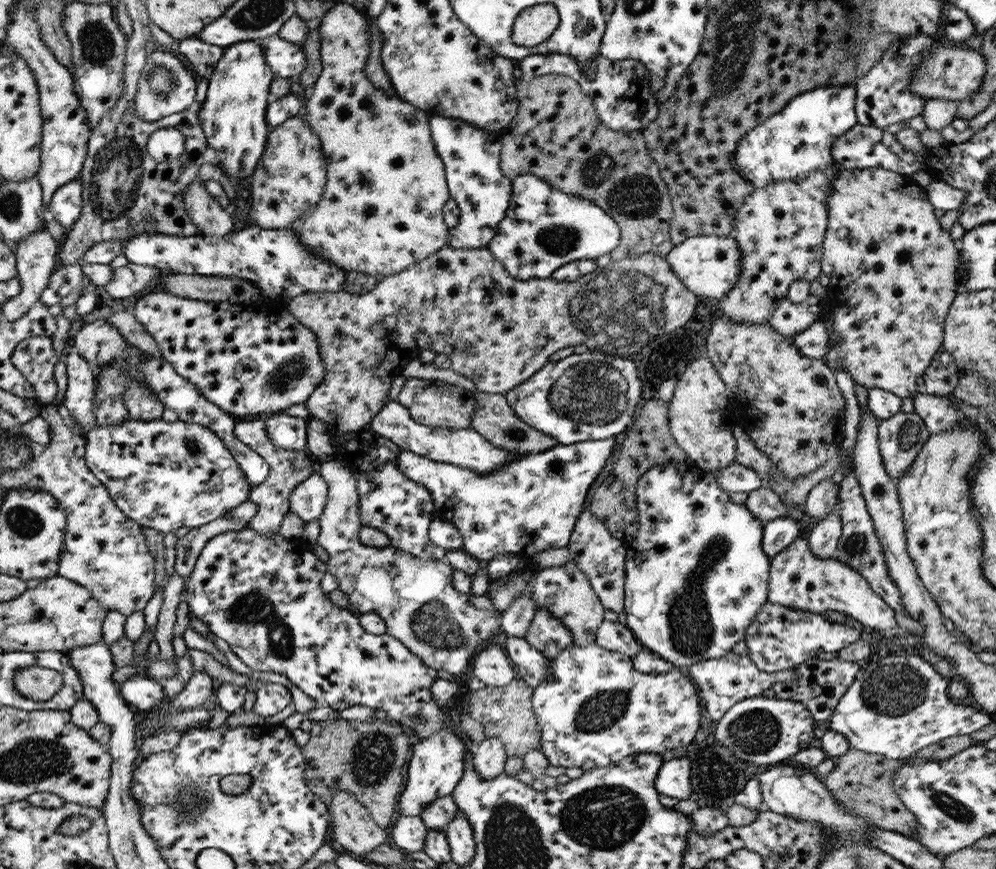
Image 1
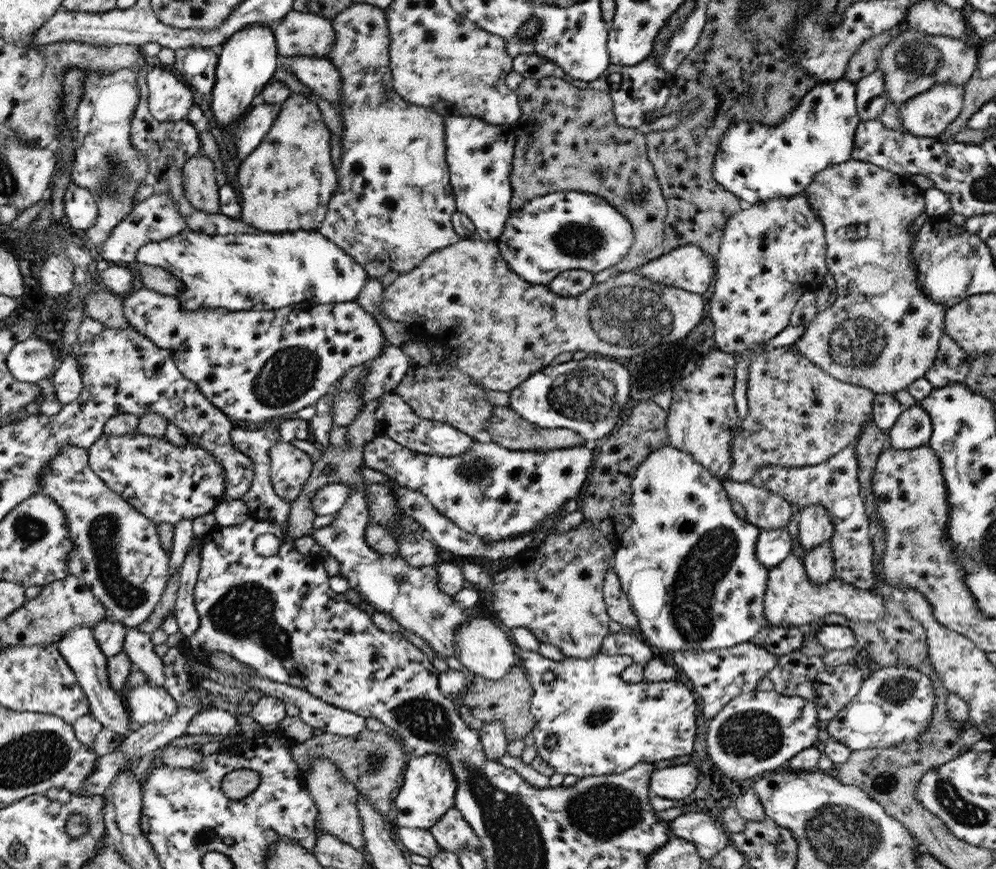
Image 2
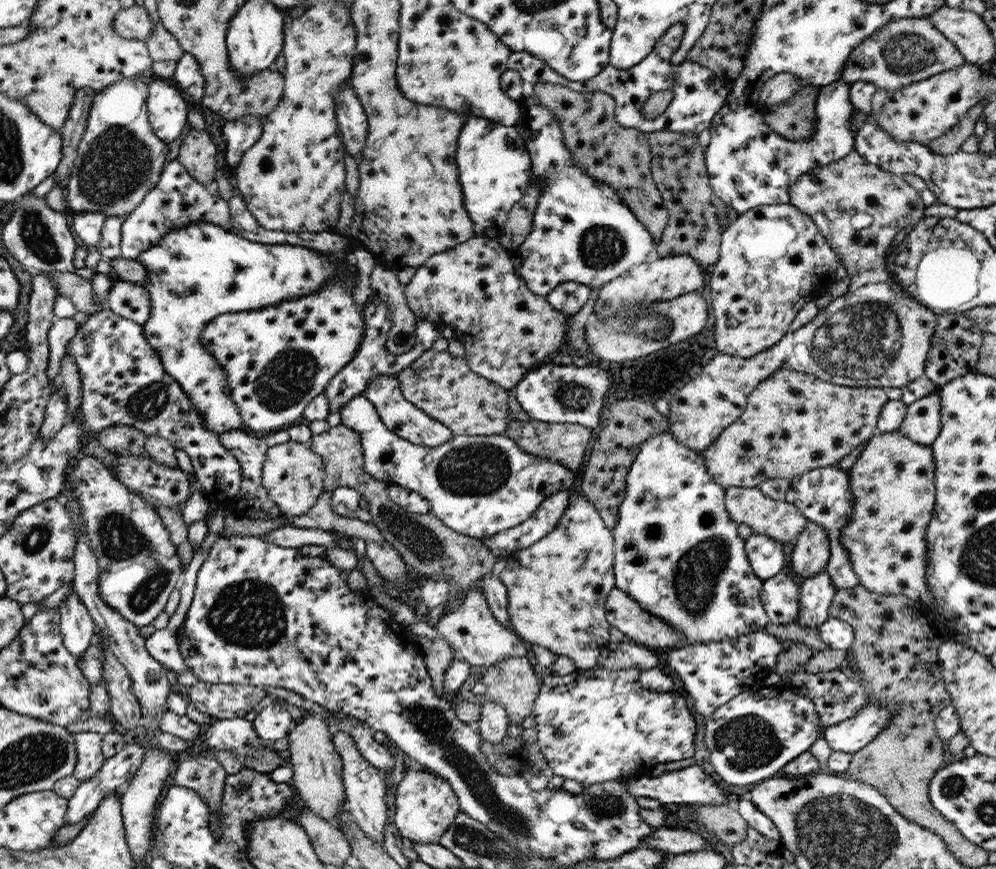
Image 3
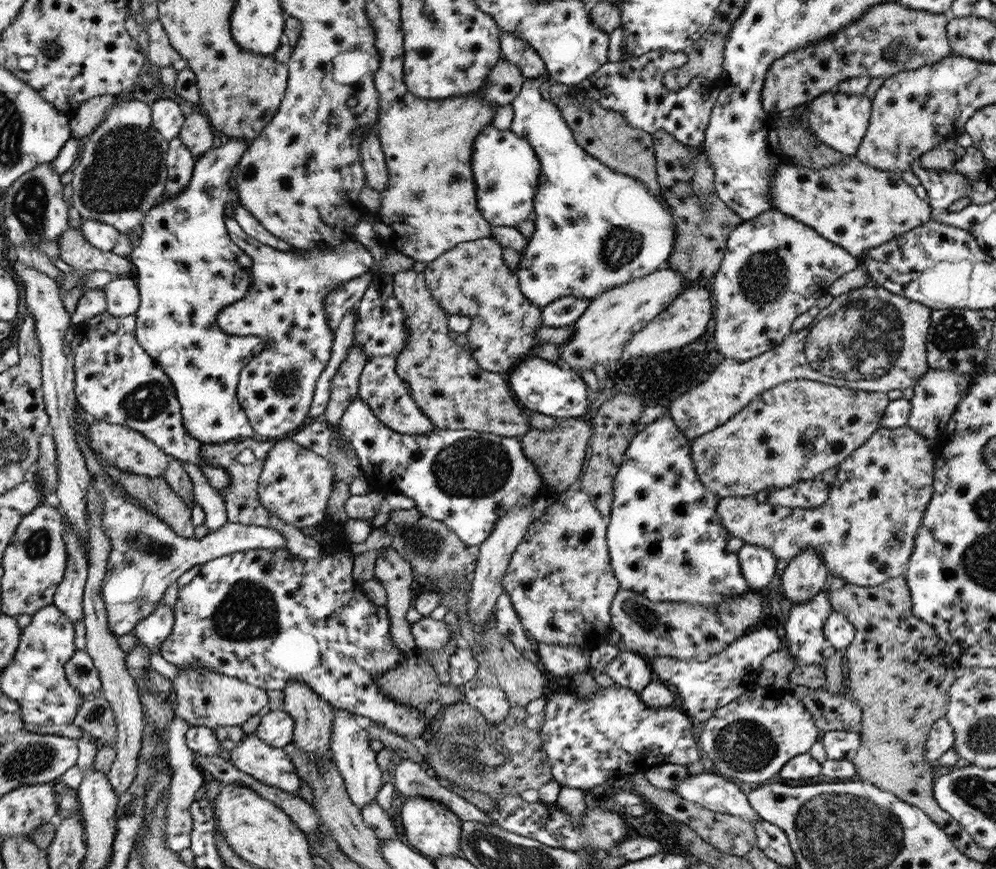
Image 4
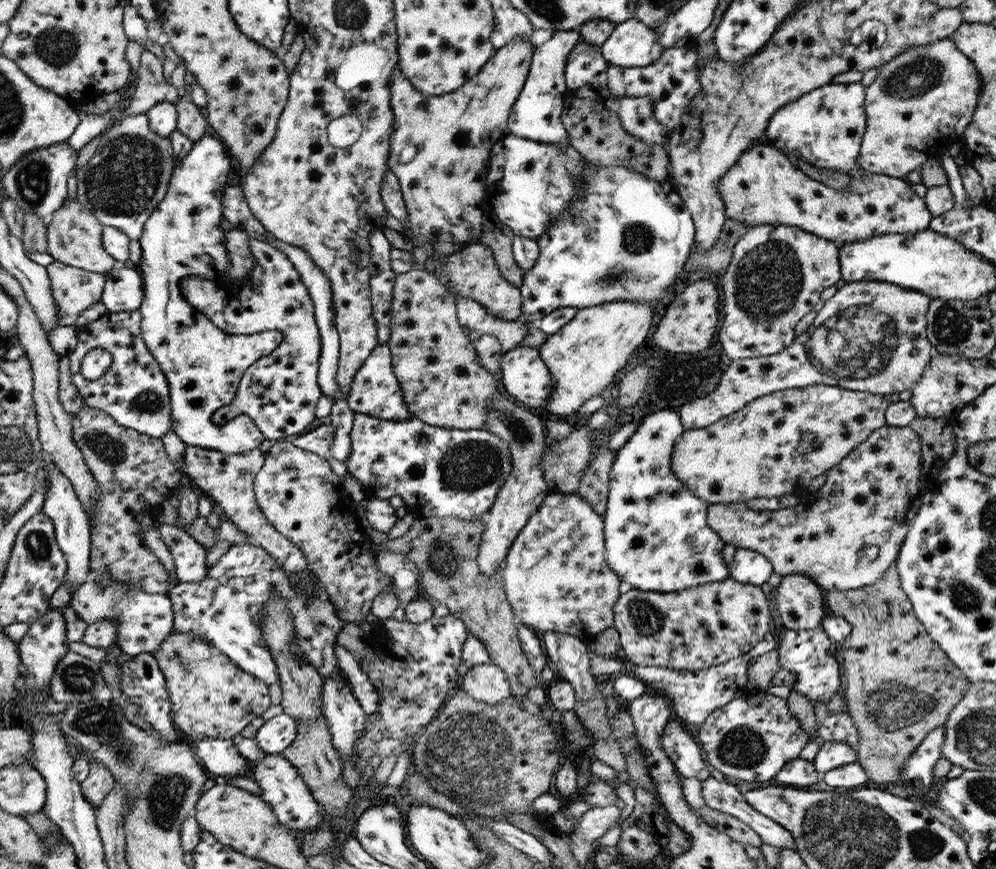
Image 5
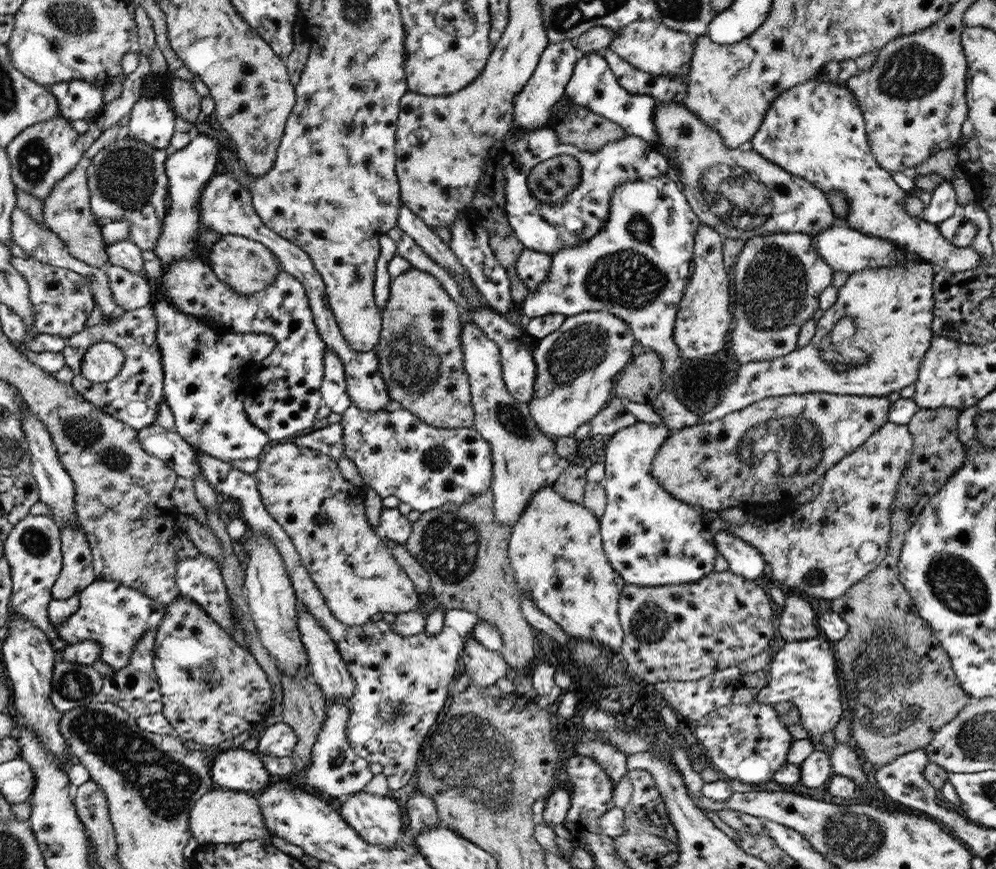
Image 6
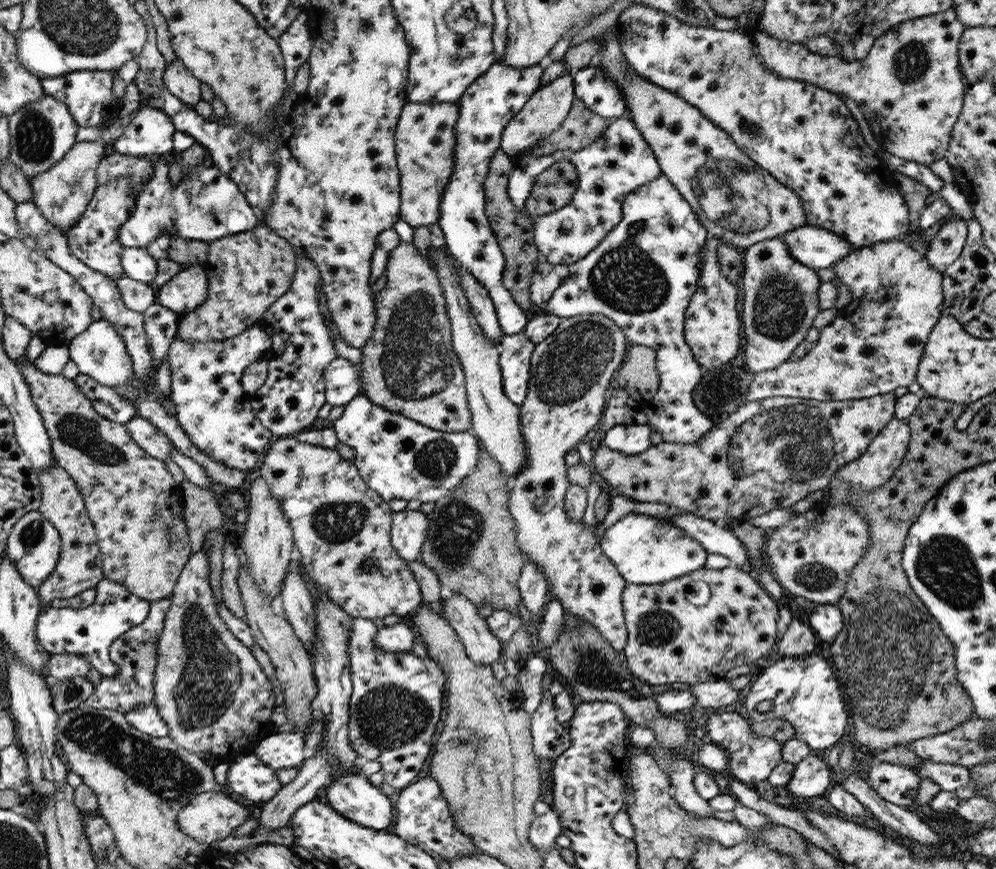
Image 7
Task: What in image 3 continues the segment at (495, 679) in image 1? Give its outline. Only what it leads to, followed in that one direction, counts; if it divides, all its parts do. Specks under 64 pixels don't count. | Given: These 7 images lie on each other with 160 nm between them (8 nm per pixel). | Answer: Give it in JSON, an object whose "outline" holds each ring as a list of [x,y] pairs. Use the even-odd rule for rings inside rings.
{"outline":[[[472,583],[467,594],[456,612],[444,615],[434,626],[436,632],[442,635],[448,646],[454,650],[453,660],[462,660],[470,666],[479,666],[485,670],[504,662],[506,658],[526,657],[529,644],[510,628],[498,623],[478,583]]]}

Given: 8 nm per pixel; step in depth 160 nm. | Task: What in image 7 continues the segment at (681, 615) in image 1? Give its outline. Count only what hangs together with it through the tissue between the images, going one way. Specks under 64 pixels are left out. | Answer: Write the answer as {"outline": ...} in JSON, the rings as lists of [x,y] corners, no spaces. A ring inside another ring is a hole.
{"outline":[[[619,424],[610,427],[602,444],[625,455],[640,454],[652,446],[648,425]],[[629,511],[604,531],[600,543],[628,585],[655,585],[676,580],[704,567],[708,553],[671,520]]]}

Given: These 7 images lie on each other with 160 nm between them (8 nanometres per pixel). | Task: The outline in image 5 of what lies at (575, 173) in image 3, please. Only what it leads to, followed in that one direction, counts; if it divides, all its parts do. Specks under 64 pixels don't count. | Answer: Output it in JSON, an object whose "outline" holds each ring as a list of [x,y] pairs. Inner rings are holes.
{"outline":[[[577,30],[553,33],[552,37],[540,44],[535,49],[529,78],[525,82],[525,88],[521,90],[520,97],[512,109],[512,117],[509,118],[507,133],[518,135],[520,138],[533,139],[542,144],[556,144],[567,147],[570,145],[570,136],[566,133],[565,124],[562,124],[562,114],[565,109],[565,98],[569,94],[565,81],[565,69],[571,52],[579,42],[580,34]],[[584,162],[584,167],[578,175],[575,183],[577,186],[577,194],[571,198],[571,210],[565,210],[561,214],[561,218],[551,220],[551,225],[548,231],[538,239],[539,257],[536,264],[528,271],[525,271],[523,284],[519,287],[521,297],[524,299],[524,312],[521,317],[530,322],[539,322],[547,314],[566,308],[584,309],[590,306],[598,306],[605,302],[614,302],[615,300],[635,300],[635,302],[649,302],[656,308],[656,314],[663,313],[666,306],[670,303],[673,294],[679,290],[678,278],[684,273],[683,269],[689,254],[691,253],[692,245],[695,242],[695,224],[691,217],[690,211],[686,208],[682,197],[677,193],[674,185],[671,185],[669,180],[658,182],[644,177],[642,174],[635,172],[626,167],[600,167],[600,165],[590,165],[590,162]]]}

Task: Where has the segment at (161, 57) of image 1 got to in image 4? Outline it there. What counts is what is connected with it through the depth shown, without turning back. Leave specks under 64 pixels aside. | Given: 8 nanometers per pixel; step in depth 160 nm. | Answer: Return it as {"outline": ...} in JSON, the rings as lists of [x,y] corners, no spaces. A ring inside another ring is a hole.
{"outline":[[[156,100],[150,108],[152,111],[153,126],[166,140],[179,137],[182,126],[185,125],[184,114],[180,110],[180,104],[174,100]]]}

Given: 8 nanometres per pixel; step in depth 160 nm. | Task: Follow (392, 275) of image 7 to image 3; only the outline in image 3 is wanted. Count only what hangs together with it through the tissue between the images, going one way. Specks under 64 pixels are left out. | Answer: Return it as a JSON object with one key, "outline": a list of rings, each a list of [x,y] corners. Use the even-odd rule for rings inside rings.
{"outline":[[[425,350],[413,363],[398,373],[397,378],[404,398],[423,410],[428,416],[447,426],[454,435],[502,435],[509,429],[512,414],[508,412],[508,390],[482,378],[470,367],[464,357],[453,357],[449,351]]]}

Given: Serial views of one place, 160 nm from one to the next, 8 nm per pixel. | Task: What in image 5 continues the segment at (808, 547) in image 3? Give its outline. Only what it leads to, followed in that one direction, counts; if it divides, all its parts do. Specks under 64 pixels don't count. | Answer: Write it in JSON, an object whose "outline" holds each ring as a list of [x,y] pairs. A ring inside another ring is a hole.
{"outline":[[[790,573],[776,588],[778,612],[788,630],[821,627],[827,609],[820,586],[803,574]]]}

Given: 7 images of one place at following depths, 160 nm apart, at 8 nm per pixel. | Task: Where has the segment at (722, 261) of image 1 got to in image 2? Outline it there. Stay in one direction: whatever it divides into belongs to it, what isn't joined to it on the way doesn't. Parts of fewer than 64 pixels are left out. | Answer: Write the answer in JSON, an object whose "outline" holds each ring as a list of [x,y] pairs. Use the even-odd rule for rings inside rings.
{"outline":[[[684,245],[666,251],[638,269],[642,280],[648,278],[704,296],[715,277],[715,262],[715,256],[700,247]]]}

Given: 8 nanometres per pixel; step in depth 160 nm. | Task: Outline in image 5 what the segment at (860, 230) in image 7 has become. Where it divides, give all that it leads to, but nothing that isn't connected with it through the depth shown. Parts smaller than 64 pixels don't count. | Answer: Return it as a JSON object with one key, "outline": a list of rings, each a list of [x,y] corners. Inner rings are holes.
{"outline":[[[631,18],[615,25],[601,50],[610,65],[632,67],[652,64],[667,48],[661,45],[654,29]],[[861,83],[819,86],[777,110],[764,132],[763,145],[777,148],[790,160],[792,156],[799,156],[818,169],[848,171],[854,179],[864,177],[868,173],[856,161],[866,130],[865,102],[865,86]]]}

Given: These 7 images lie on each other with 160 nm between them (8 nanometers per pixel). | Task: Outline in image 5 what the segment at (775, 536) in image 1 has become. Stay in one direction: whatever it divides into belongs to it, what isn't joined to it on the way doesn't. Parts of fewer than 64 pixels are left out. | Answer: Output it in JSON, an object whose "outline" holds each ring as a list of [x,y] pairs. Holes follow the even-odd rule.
{"outline":[[[740,548],[729,564],[729,576],[747,585],[762,587],[770,579],[773,566],[759,552]]]}

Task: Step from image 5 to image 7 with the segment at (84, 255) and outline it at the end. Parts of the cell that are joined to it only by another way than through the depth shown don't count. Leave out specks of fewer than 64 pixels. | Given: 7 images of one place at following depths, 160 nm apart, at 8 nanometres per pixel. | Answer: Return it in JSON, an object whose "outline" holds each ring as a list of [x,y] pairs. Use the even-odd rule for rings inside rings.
{"outline":[[[77,142],[73,149],[62,157],[62,160],[48,172],[38,174],[29,180],[33,192],[33,202],[39,211],[56,228],[62,232],[74,228],[92,201],[97,188],[97,171],[105,157],[105,148],[102,143]]]}

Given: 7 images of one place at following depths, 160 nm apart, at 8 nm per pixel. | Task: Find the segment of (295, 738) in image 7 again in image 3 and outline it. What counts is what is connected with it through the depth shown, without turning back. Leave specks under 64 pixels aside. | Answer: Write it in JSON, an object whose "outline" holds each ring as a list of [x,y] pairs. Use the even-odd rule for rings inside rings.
{"outline":[[[276,703],[262,708],[251,724],[260,738],[276,741],[290,734],[292,718],[286,709]]]}

